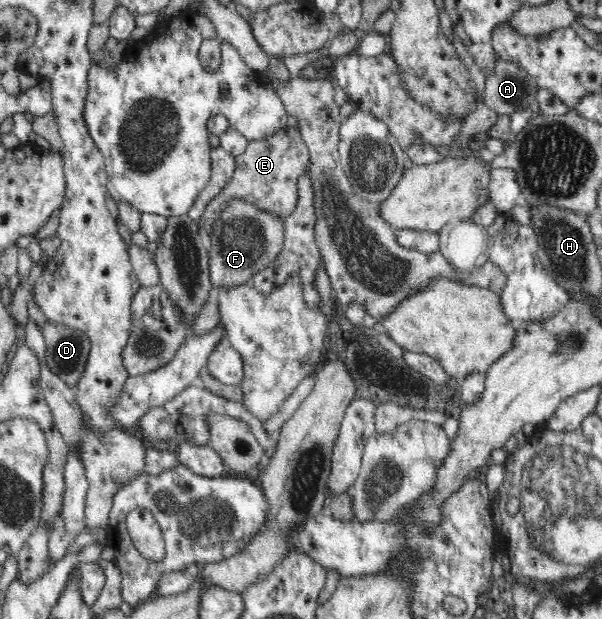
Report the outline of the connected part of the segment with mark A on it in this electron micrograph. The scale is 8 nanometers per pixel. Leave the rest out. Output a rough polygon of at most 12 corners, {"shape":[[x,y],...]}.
{"shape":[[495,55],[482,102],[495,113],[536,107],[540,87]]}

